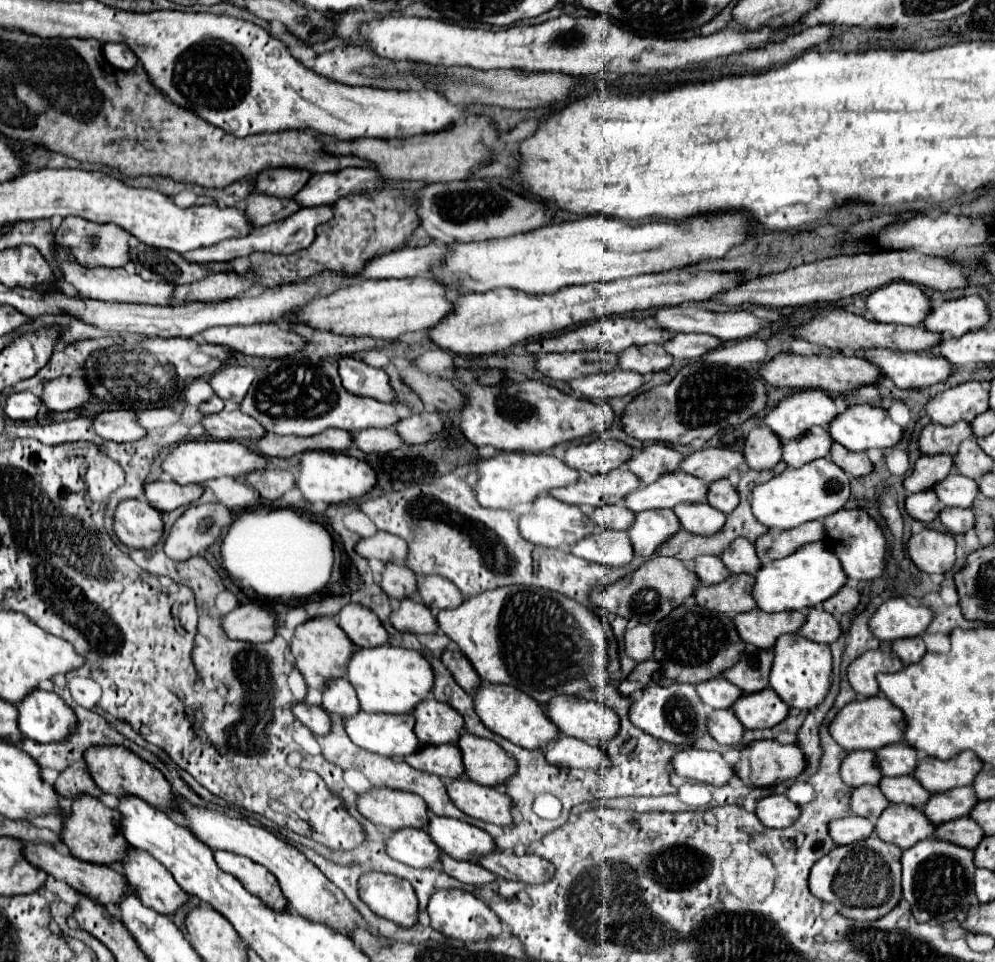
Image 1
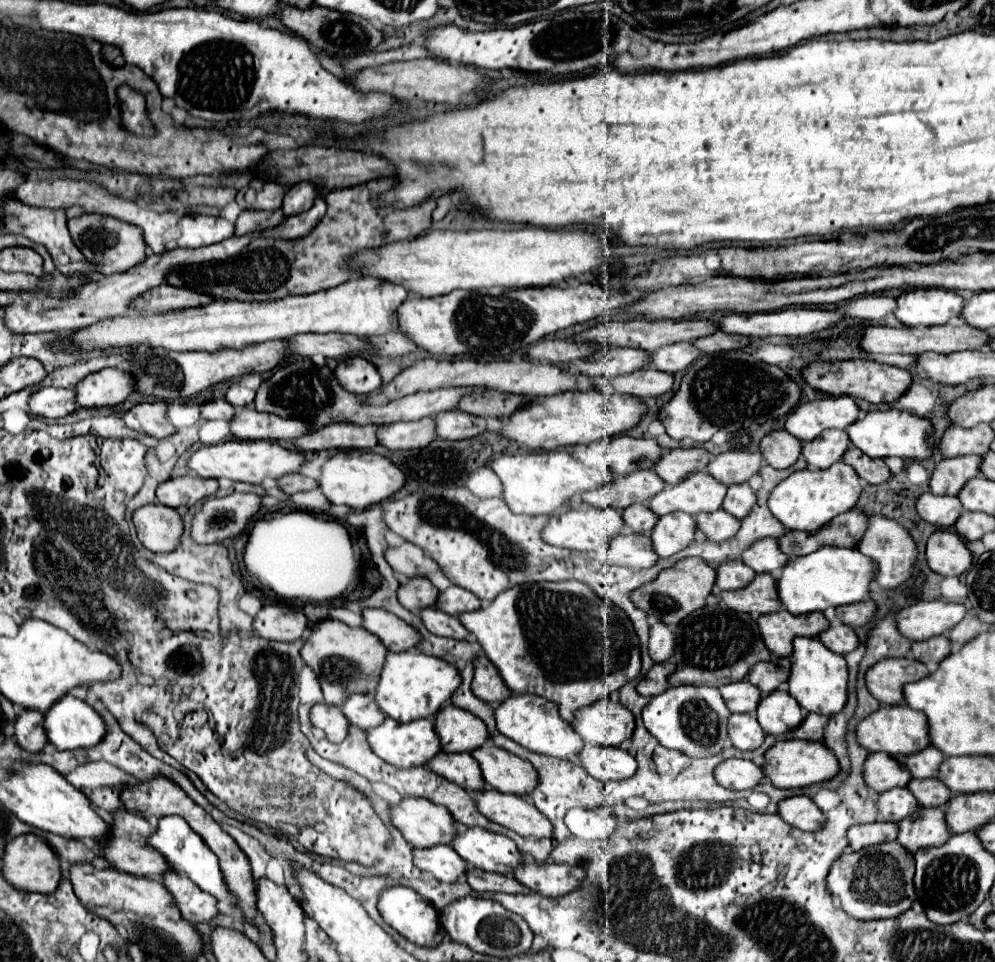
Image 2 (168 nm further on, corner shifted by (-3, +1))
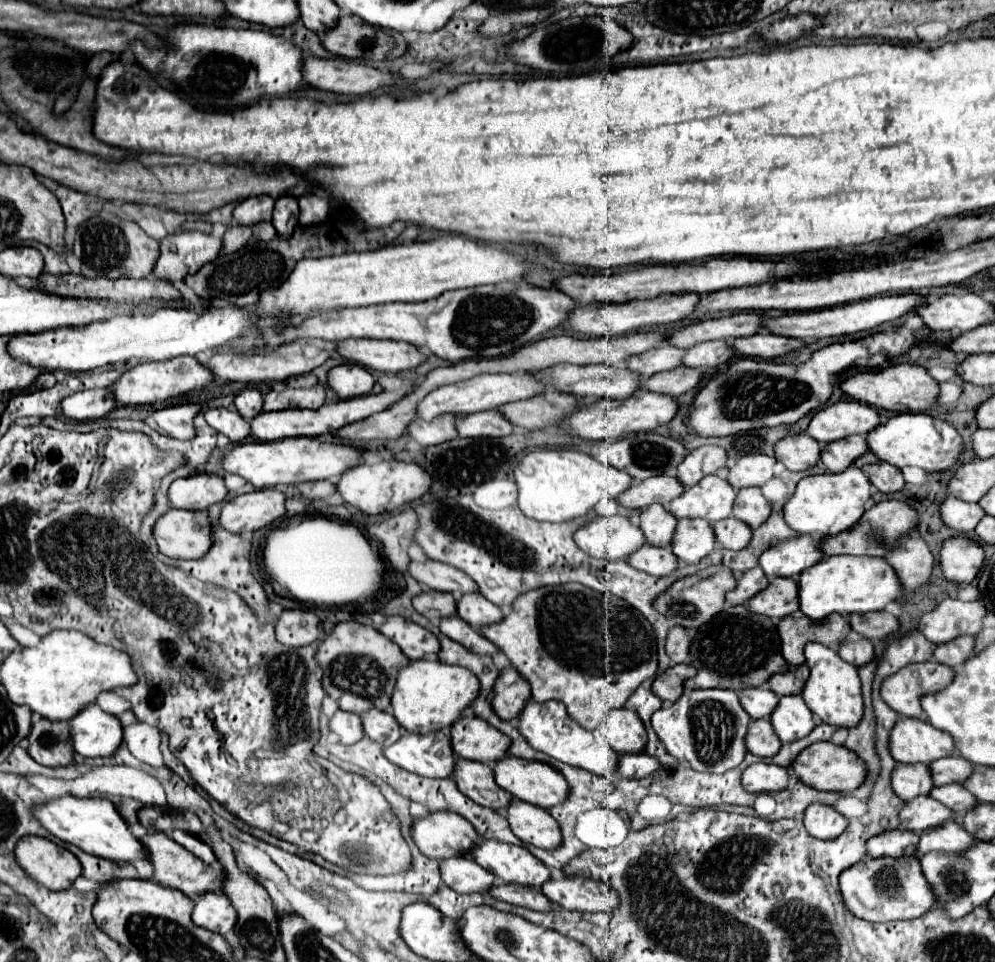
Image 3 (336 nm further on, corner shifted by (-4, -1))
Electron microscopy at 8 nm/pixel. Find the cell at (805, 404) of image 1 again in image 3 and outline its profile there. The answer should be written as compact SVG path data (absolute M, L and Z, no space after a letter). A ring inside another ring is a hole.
M851 400L817 410L817 414L811 418L807 434L811 434L821 444L829 444L851 434L867 436L879 424L881 418L873 406Z

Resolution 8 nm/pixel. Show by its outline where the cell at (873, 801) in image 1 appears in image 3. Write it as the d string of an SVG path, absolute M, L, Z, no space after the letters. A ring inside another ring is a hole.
M921 796L913 798L905 804L905 808L899 814L901 818L901 830L911 830L911 832L925 832L929 828L937 828L947 820L955 820L957 814L937 802L931 796Z

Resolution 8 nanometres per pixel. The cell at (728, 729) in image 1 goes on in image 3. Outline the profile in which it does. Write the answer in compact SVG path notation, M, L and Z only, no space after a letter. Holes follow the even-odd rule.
M767 718L753 720L749 724L747 744L749 744L749 752L757 754L761 758L771 758L781 750L781 740L773 732L773 726Z

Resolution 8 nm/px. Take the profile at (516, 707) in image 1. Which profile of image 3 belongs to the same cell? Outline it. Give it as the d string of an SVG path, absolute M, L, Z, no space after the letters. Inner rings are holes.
M549 700L543 704L529 702L519 716L519 730L535 750L549 754L555 760L561 760L565 764L571 764L571 766L577 766L577 768L583 768L587 772L601 774L601 776L613 776L617 770L619 754L611 746L597 744L593 734L581 728L567 714L563 702L557 702L557 700Z

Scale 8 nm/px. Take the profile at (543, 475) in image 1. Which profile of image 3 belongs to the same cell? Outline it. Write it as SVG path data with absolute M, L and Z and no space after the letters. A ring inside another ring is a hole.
M535 450L521 458L515 466L515 482L519 488L519 508L525 516L541 522L567 522L589 514L601 498L617 498L633 478L613 466L601 464L589 454L577 450Z

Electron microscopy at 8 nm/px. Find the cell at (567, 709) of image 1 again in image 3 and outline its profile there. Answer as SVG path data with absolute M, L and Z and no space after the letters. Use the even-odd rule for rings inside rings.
M627 708L613 710L607 716L607 722L593 730L597 744L607 742L617 754L639 754L647 744L647 730L641 718Z

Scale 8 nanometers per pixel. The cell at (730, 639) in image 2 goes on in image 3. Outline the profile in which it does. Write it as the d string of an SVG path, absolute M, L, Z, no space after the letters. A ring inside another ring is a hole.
M731 606L713 618L709 626L703 626L693 638L689 662L697 666L697 676L685 682L687 690L727 688L739 692L745 688L763 686L773 674L781 674L791 668L781 654L777 624L767 616L753 614L747 606Z

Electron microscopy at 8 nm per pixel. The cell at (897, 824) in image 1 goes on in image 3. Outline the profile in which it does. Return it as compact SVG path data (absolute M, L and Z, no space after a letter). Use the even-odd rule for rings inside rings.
M945 822L945 826L939 826L937 830L927 830L921 834L921 842L917 846L917 858L921 858L927 852L953 852L963 854L969 848L973 848L977 840L965 832L965 828L957 822Z

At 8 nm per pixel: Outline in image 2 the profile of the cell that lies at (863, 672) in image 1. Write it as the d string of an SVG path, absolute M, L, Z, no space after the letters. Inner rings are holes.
M882 658L866 672L868 692L884 706L902 704L902 686L928 676L928 668L914 658Z

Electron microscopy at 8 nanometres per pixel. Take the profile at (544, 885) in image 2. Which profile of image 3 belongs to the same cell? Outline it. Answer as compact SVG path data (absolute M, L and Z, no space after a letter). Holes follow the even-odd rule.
M585 878L549 880L543 884L543 894L551 902L577 912L611 912L619 908L619 894L611 886Z

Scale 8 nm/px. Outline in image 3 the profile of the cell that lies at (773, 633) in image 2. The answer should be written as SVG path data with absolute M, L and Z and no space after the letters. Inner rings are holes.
M795 614L779 622L779 634L785 660L793 666L801 666L805 664L803 648L807 642L819 642L831 650L839 648L847 638L847 620L841 614L831 614L821 622L813 622L805 618L805 614Z

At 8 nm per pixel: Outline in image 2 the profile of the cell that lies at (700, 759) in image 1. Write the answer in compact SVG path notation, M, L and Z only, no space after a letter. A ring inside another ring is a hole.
M736 758L722 760L714 768L714 776L716 782L728 790L750 790L764 778L760 766L756 766L750 760L736 760Z

